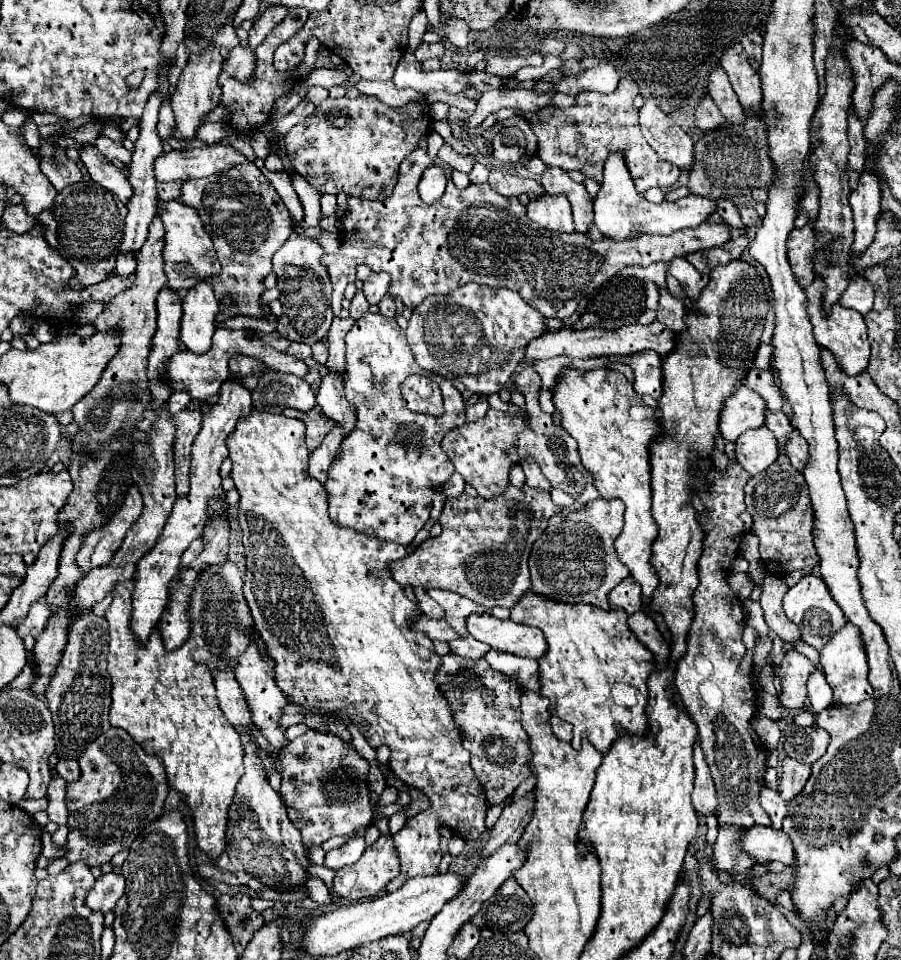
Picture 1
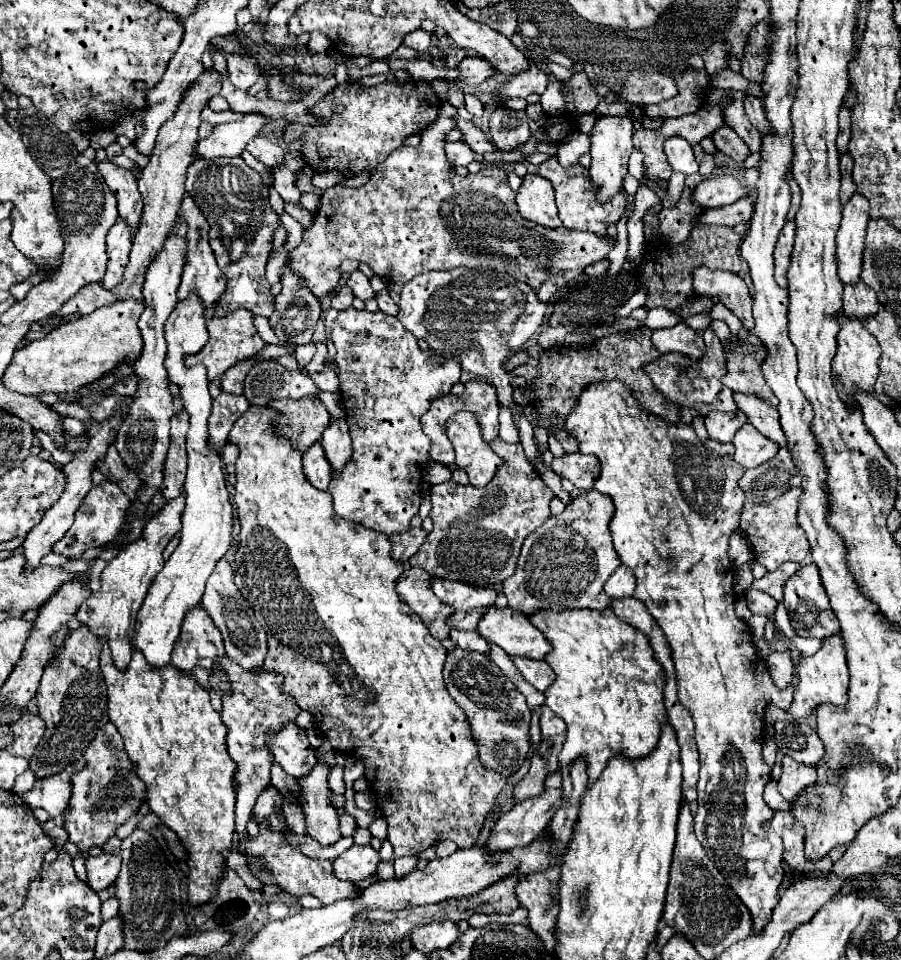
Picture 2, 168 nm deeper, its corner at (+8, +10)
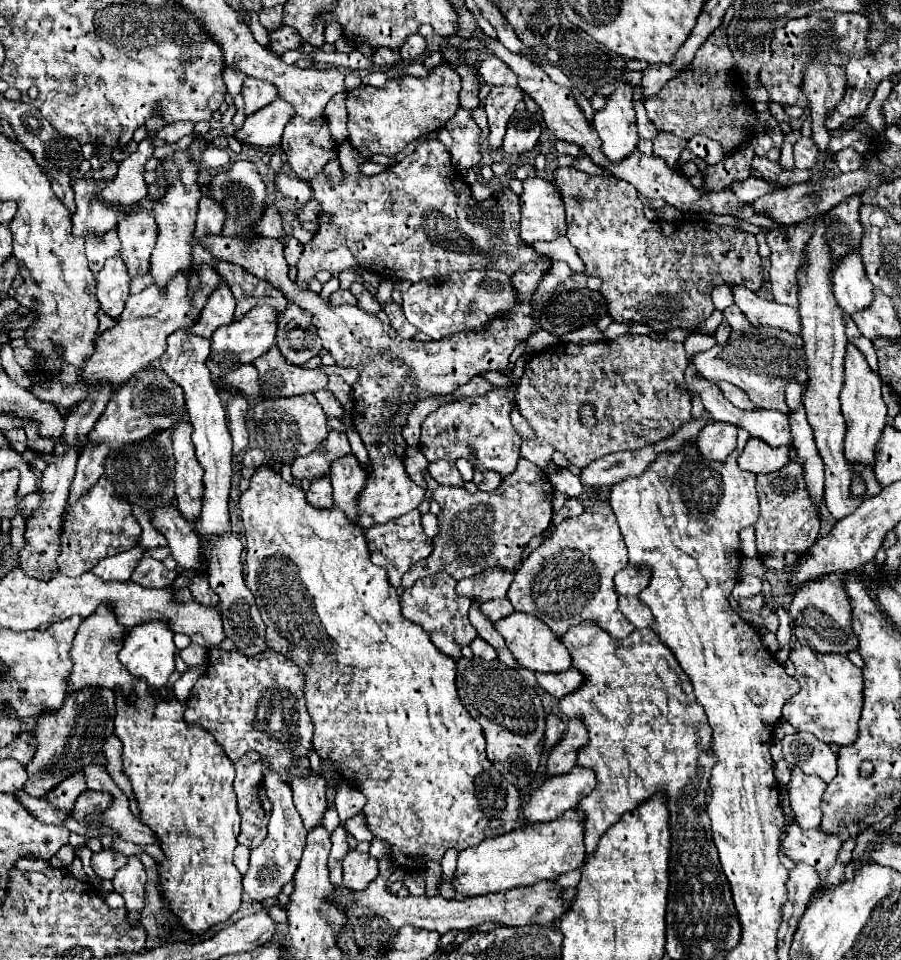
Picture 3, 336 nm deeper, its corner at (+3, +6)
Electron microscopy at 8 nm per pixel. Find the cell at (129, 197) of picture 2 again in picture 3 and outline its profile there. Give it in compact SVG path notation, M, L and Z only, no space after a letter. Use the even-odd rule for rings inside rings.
M145 197L137 203L137 211L119 221L117 233L121 239L121 259L127 265L129 277L149 271L149 257L157 241L157 225L151 213L151 201Z

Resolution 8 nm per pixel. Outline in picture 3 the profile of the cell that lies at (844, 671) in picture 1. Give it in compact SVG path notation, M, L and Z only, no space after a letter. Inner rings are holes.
M801 641L793 643L789 659L797 669L795 679L801 691L785 705L783 719L797 731L809 731L827 745L853 745L859 735L857 721L863 709L863 671L847 655L821 655Z

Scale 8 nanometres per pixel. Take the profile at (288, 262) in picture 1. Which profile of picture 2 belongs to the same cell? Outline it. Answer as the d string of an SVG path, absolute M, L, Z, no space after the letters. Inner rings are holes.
M290 263L282 265L280 283L282 283L282 291L276 297L276 309L270 315L270 327L274 329L274 333L280 339L280 343L306 345L306 343L312 341L312 333L314 333L314 327L316 327L320 311L322 311L320 309L320 301L314 297L314 293L306 285L304 277L300 277L300 273L290 267Z

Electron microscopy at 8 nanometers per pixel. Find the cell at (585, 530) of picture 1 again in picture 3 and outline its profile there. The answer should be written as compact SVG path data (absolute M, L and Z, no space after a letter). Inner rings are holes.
M595 501L585 507L583 515L565 519L555 533L521 563L507 597L515 611L539 617L557 637L563 637L573 625L593 621L613 639L625 639L635 627L617 607L613 577L627 563L625 541L617 529L611 505L607 501Z

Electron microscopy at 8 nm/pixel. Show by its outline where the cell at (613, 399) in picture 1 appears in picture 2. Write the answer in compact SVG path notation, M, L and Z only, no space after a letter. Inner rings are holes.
M612 379L612 381L594 381L592 385L584 387L574 409L566 415L564 419L564 431L568 433L568 437L576 439L578 443L578 451L580 453L590 453L590 455L596 455L598 461L600 461L600 477L596 479L594 483L594 489L600 491L600 493L606 493L612 497L614 505L616 505L616 513L610 521L610 533L612 533L612 541L614 541L614 549L618 551L622 563L626 567L630 567L636 575L636 591L634 591L634 597L640 599L650 615L656 619L656 623L662 627L666 639L668 639L668 645L672 649L672 659L674 659L674 665L676 665L676 681L678 681L678 699L680 703L684 703L690 711L692 711L692 717L694 717L694 725L696 725L696 745L698 745L698 751L700 751L700 781L698 781L698 811L696 811L696 825L694 825L694 833L696 833L696 839L702 843L702 847L706 849L706 855L710 857L710 861L718 867L718 871L722 873L722 877L728 881L728 885L734 889L734 893L744 901L744 905L750 909L752 913L752 919L754 919L754 931L758 933L772 917L772 911L778 903L778 885L782 883L782 875L784 875L784 869L782 869L782 841L780 837L776 837L776 833L768 833L762 829L762 823L764 821L770 821L774 811L770 809L770 805L762 799L762 791L764 791L764 785L768 783L770 779L770 769L764 765L762 761L762 725L764 725L764 707L768 703L774 703L778 705L780 709L788 709L792 705L792 699L794 699L794 689L788 687L788 689L778 689L768 671L766 671L766 665L762 661L762 669L758 667L760 665L760 659L756 655L756 647L750 639L750 629L744 621L740 621L734 613L734 589L732 589L732 577L734 577L734 567L728 559L728 539L730 535L738 529L738 517L742 513L742 503L744 503L744 493L740 493L738 489L738 479L742 477L744 473L744 467L738 465L734 461L734 445L732 443L720 443L720 441L700 441L692 429L692 425L684 425L684 423L666 423L664 419L660 419L658 415L652 415L650 411L642 409L640 401L634 397L632 389L618 381L618 379Z

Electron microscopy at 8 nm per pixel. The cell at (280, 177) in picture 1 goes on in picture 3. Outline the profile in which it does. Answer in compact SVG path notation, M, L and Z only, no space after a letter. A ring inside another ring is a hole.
M291 237L291 239L287 241L287 245L285 245L285 259L287 259L287 263L289 263L291 267L299 261L301 251L303 251L303 245L301 245L295 237Z

